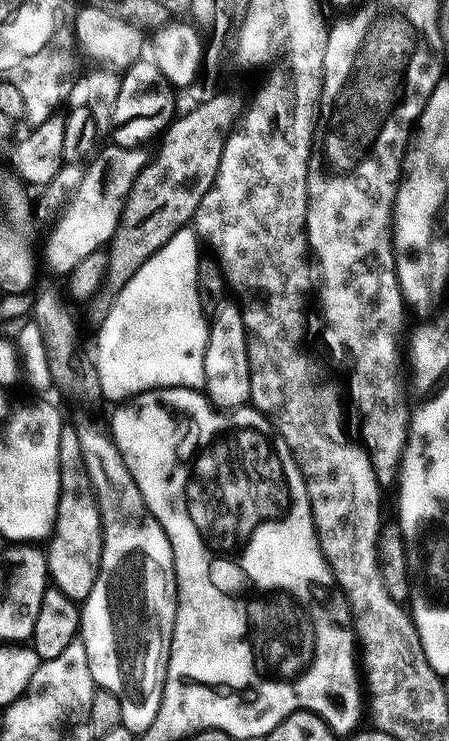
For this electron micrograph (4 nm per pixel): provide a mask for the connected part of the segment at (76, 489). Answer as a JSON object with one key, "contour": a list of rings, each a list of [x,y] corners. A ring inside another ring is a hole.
{"contour":[[[65,426],[58,438],[58,466],[60,467],[60,497],[56,507],[56,524],[46,544],[48,575],[51,583],[71,600],[82,602],[94,590],[98,578],[104,527],[100,521],[100,507],[96,491],[92,489],[86,470],[82,442],[75,427]]]}

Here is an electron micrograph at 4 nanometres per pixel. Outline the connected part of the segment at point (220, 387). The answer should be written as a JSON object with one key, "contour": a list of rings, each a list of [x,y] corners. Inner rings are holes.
{"contour":[[[225,298],[211,309],[204,379],[203,391],[217,408],[231,410],[249,403],[248,331],[244,329],[244,313],[241,305],[235,299]]]}

